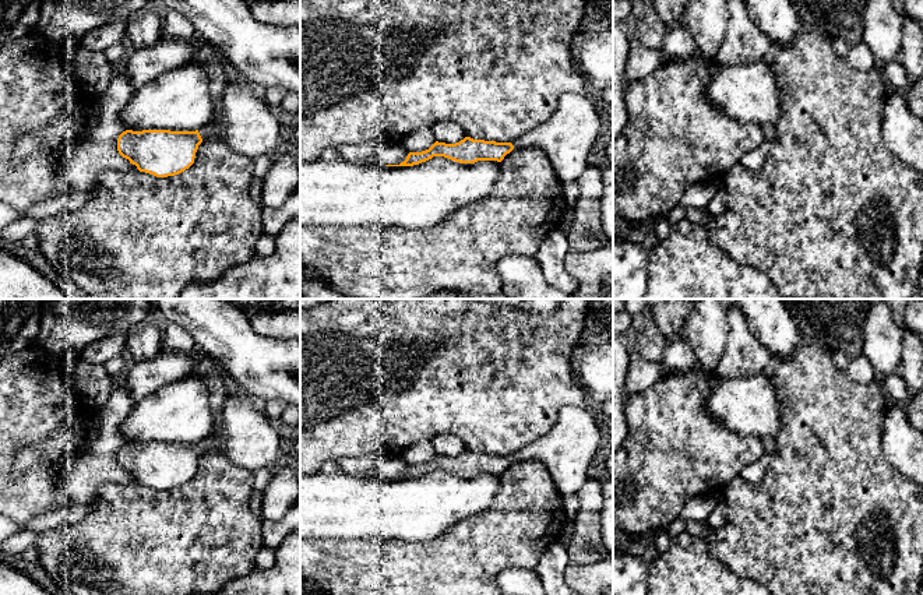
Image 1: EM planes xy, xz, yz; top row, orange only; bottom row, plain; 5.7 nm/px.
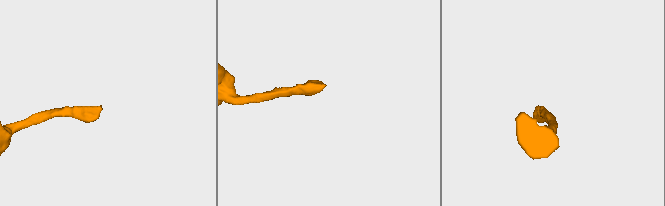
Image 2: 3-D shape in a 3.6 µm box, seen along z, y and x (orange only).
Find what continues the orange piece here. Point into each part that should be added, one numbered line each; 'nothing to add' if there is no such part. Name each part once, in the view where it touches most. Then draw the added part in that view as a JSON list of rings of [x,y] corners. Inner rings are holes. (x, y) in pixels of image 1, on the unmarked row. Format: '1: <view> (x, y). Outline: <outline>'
1: xy (247, 437). Outline: [[[228,392],[219,433],[211,433],[198,443],[202,454],[221,453],[235,465],[251,472],[274,469],[285,451],[283,444],[257,401]]]

